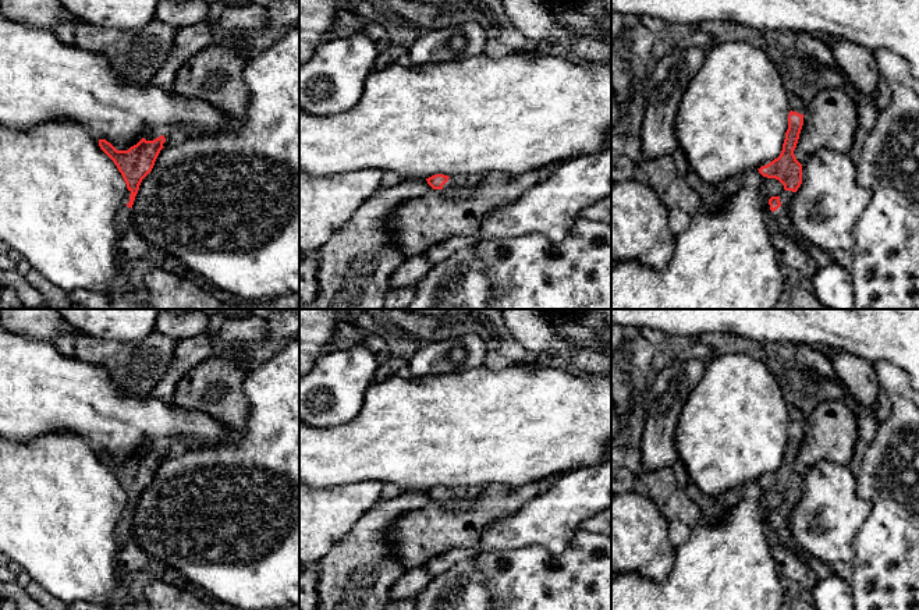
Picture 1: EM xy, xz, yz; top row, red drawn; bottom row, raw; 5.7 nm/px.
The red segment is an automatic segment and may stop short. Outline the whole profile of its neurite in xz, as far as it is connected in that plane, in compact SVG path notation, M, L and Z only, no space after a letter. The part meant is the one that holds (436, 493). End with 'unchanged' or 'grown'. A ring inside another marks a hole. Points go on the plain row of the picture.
M434 486L426 490L426 493L433 501L447 501L451 499L465 501L478 497L483 492L483 487L485 486L457 486L448 489L444 486Z; grown

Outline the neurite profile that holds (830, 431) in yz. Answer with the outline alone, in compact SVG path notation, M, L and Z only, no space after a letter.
M823 401L808 415L794 467L803 476L820 461L849 465L858 437L858 416L844 401Z

